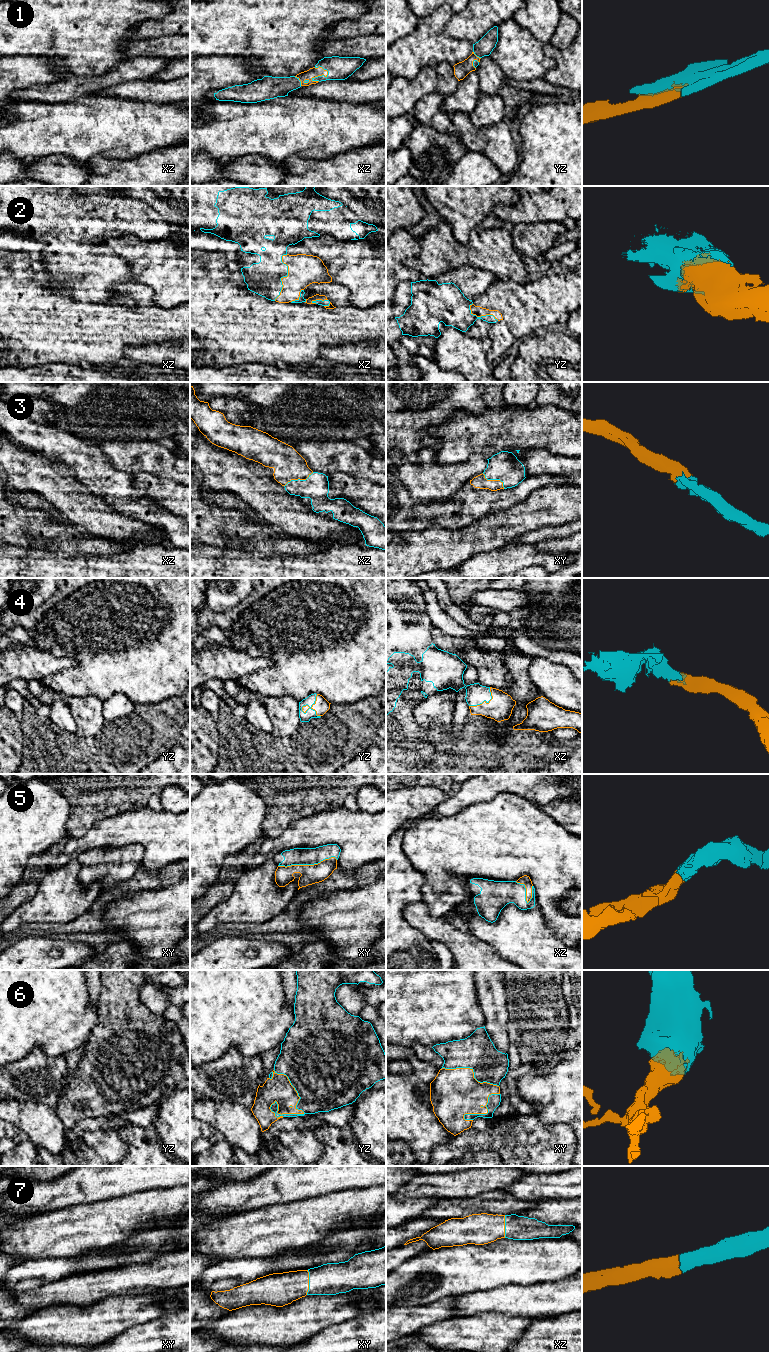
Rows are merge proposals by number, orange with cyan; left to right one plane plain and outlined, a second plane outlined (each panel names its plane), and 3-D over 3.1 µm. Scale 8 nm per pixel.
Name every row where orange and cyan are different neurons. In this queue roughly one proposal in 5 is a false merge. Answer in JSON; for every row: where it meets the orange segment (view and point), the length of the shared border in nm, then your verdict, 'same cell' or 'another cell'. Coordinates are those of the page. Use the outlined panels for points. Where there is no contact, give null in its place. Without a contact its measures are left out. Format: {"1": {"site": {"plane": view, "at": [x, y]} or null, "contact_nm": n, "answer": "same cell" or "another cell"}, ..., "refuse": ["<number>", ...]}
{"1": {"site": {"plane": "xz", "at": [320, 75]}, "contact_nm": 160, "answer": "same cell"}, "2": {"site": {"plane": "xz", "at": [285, 277]}, "contact_nm": 400, "answer": "same cell"}, "3": {"site": {"plane": "xz", "at": [298, 478]}, "contact_nm": 260, "answer": "same cell"}, "4": {"site": {"plane": "yz", "at": [313, 704]}, "contact_nm": 190, "answer": "same cell"}, "5": {"site": {"plane": "xy", "at": [307, 865]}, "contact_nm": 480, "answer": "same cell"}, "6": {"site": {"plane": "yz", "at": [295, 1090]}, "contact_nm": 440, "answer": "same cell"}, "7": {"site": {"plane": "xy", "at": [308, 1282]}, "contact_nm": 200, "answer": "same cell"}, "refuse": []}

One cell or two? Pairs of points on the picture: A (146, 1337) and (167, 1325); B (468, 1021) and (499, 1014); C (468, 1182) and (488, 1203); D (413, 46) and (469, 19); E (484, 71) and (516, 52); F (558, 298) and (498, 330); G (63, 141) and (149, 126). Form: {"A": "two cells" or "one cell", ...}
{"A": "one cell", "B": "two cells", "C": "two cells", "D": "two cells", "E": "two cells", "F": "one cell", "G": "one cell"}

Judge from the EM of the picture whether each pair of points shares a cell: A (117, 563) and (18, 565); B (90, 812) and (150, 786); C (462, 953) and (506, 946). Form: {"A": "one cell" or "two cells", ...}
{"A": "one cell", "B": "one cell", "C": "two cells"}

